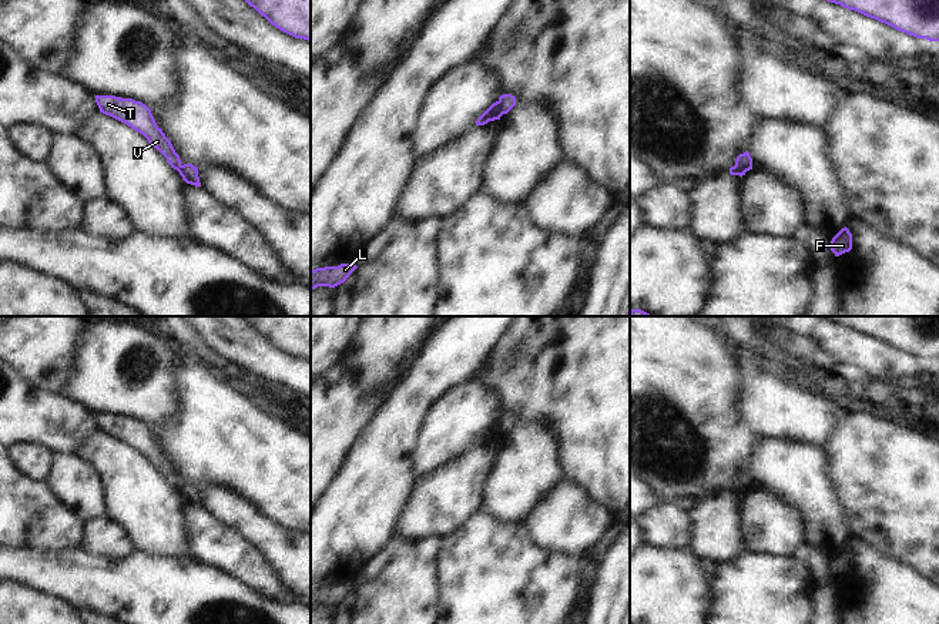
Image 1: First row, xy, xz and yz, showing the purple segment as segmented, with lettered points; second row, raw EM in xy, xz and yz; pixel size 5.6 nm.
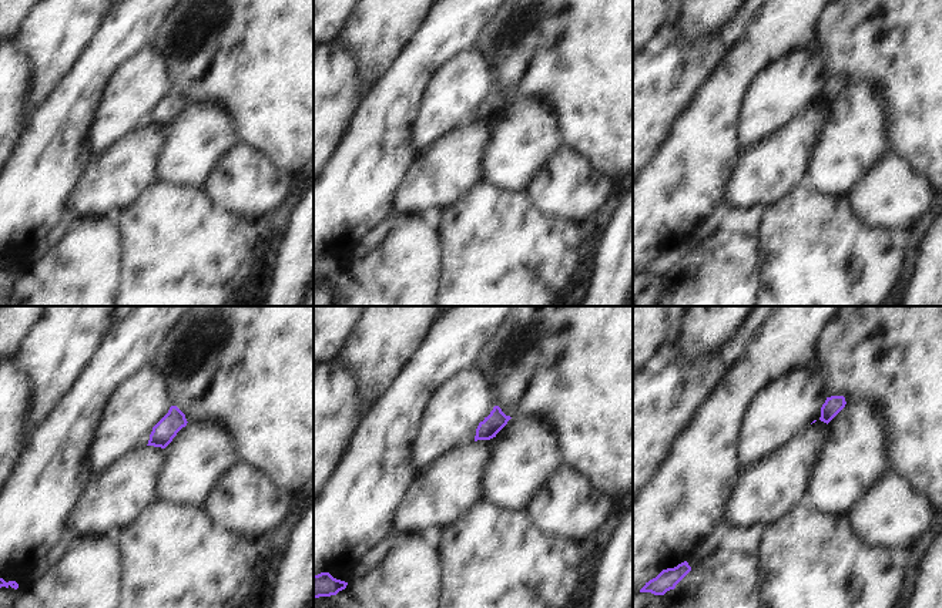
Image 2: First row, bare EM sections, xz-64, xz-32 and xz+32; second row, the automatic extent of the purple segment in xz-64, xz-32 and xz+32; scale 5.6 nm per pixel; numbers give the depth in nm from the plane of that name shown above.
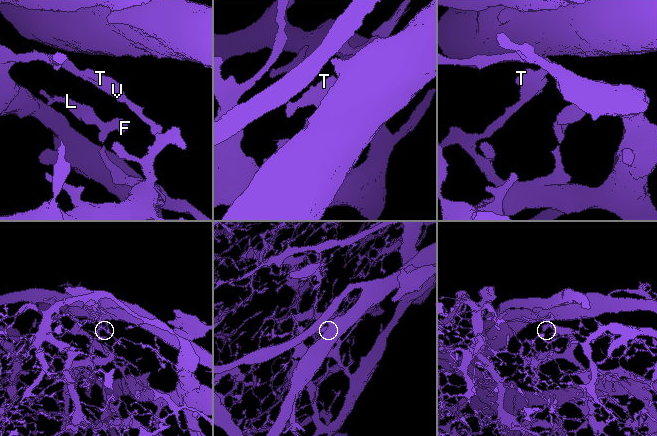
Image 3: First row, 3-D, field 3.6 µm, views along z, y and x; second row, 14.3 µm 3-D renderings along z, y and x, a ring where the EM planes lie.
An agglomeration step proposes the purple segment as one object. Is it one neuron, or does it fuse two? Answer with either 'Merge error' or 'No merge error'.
Merge error

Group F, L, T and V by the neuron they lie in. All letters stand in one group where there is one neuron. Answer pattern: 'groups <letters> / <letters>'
groups F L / T V

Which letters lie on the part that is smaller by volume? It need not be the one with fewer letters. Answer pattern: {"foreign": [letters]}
{"foreign": ["T", "V"]}

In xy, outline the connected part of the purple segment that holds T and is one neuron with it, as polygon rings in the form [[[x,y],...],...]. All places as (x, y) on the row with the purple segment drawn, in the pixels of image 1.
[[[95,95],[95,103],[100,113],[115,118],[142,134],[147,141],[167,158],[174,170],[181,167],[180,155],[175,152],[162,130],[157,125],[151,110],[145,104],[133,98],[115,95]]]

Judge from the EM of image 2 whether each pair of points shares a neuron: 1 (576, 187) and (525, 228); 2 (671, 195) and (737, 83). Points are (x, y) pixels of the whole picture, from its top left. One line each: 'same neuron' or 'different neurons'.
1: different neurons
2: same neuron

